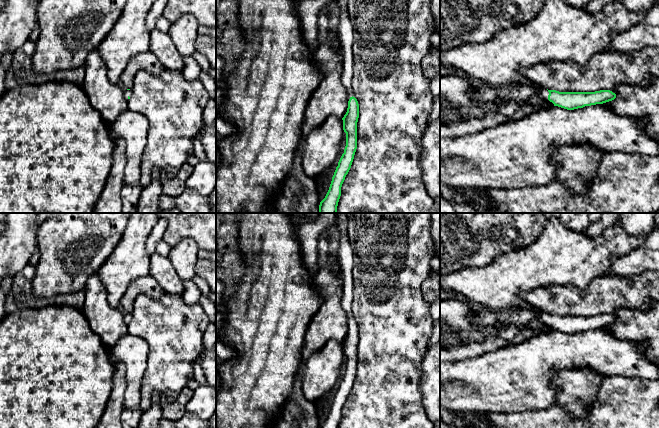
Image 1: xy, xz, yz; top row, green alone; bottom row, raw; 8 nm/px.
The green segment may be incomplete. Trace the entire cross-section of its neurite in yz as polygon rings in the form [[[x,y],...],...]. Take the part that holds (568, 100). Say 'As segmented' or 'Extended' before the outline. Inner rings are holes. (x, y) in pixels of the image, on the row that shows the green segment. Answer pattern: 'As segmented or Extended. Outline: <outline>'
Extended. Outline: [[[528,83],[515,87],[493,88],[482,86],[473,91],[473,96],[478,101],[527,101],[531,97],[539,97],[550,101],[554,106],[567,110],[574,110],[596,104],[603,104],[616,98],[616,94],[610,90],[600,90],[595,92],[559,92],[538,87],[535,83]]]

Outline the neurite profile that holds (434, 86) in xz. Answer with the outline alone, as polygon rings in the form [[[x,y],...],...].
[[[440,72],[435,78],[430,80],[429,89],[433,97],[440,97]]]

